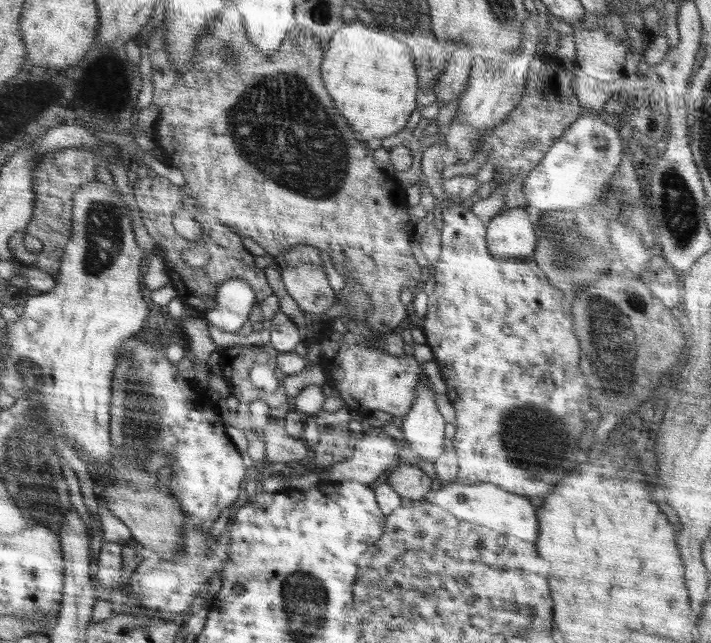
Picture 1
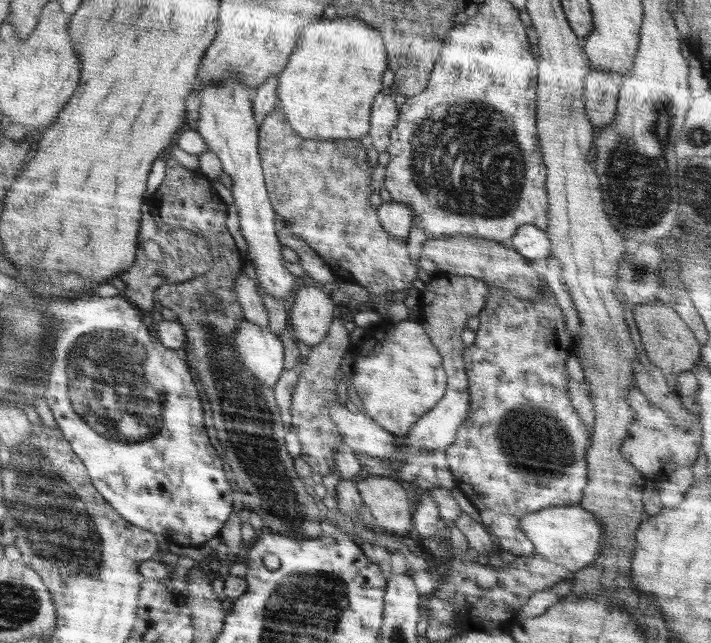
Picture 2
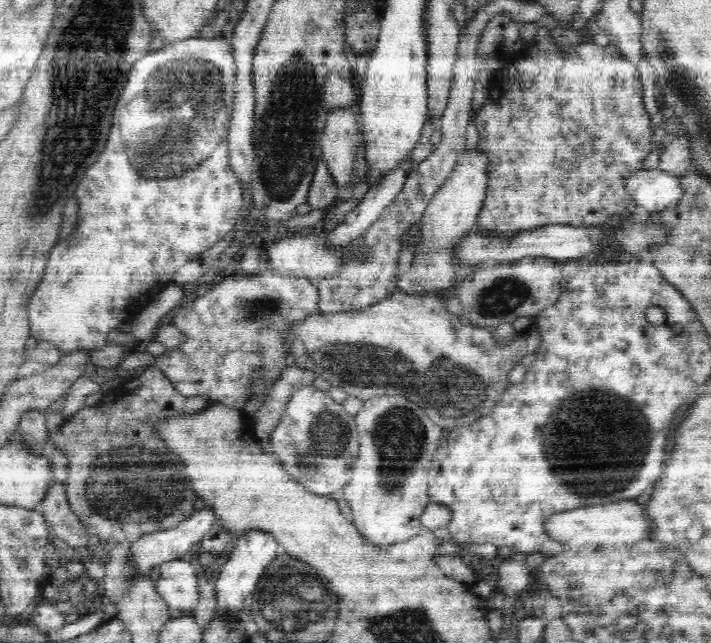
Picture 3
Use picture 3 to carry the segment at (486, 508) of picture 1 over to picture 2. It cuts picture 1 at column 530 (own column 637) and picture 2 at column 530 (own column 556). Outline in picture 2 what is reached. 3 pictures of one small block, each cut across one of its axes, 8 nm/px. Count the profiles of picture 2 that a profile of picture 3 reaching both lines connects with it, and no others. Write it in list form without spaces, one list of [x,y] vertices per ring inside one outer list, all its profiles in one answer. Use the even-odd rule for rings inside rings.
[[[578,504],[550,507],[528,514],[520,520],[520,531],[532,542],[534,554],[557,563],[573,574],[592,564],[606,542],[602,522]]]

